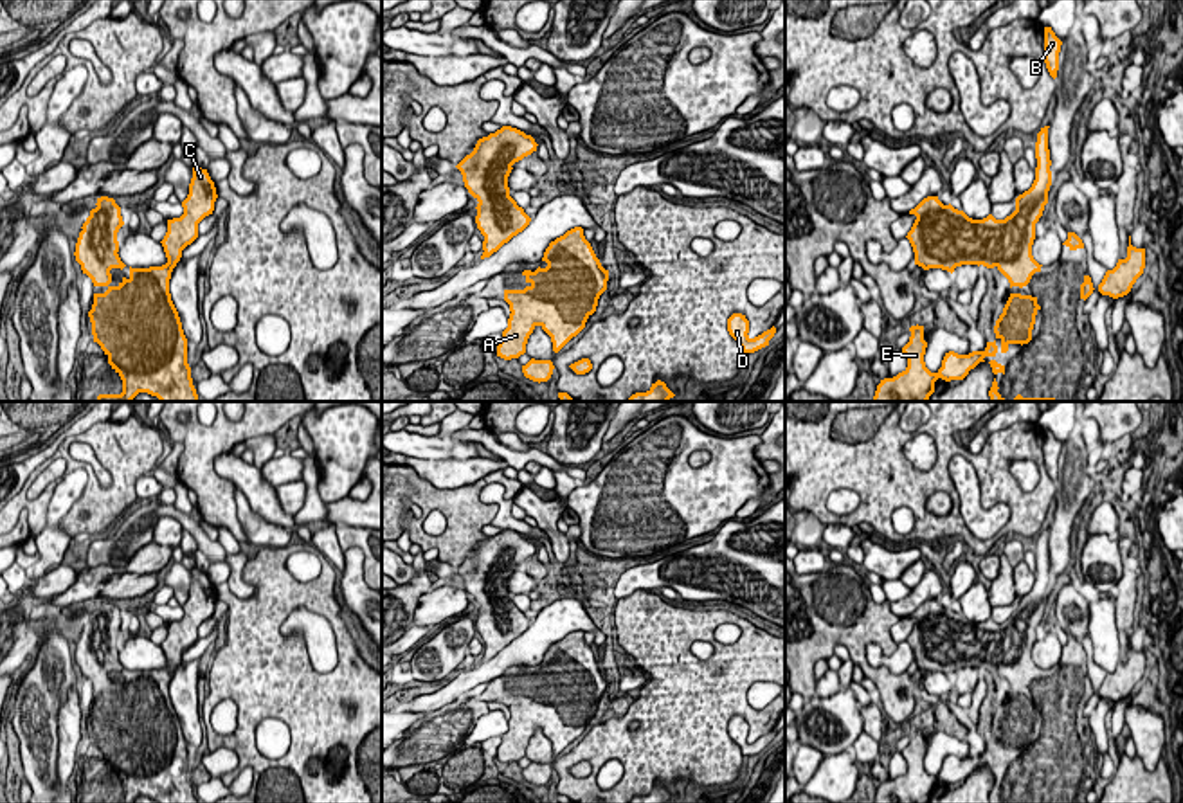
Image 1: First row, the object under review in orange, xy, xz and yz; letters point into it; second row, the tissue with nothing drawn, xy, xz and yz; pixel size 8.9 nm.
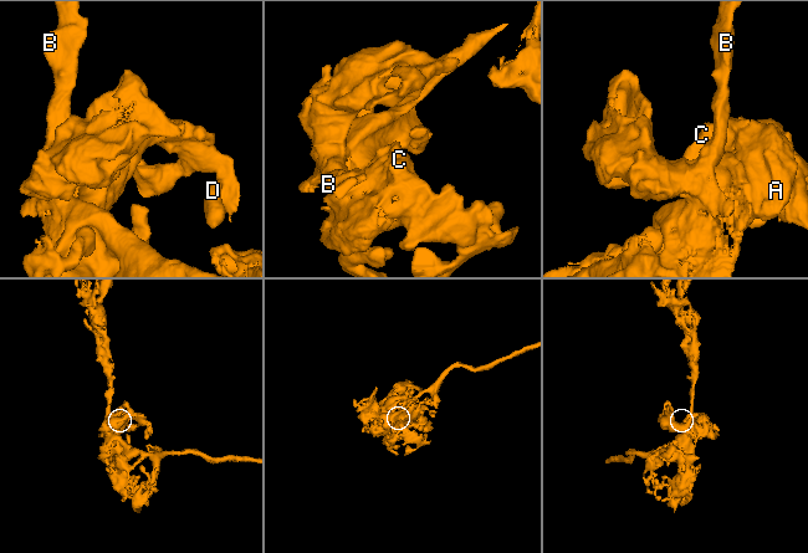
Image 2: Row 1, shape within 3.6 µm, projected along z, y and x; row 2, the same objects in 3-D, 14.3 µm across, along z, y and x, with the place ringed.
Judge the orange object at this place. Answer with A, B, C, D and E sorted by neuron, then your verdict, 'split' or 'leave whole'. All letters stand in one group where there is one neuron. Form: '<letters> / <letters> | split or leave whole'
A B C D E | leave whole

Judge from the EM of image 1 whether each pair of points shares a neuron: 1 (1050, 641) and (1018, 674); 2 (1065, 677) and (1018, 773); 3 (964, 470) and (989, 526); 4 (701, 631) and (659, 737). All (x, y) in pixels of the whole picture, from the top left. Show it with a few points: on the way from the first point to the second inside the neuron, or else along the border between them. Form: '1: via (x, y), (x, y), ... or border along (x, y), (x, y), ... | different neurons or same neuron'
1: border along (1034, 640), (1032, 659), (1043, 668), (1052, 668) | different neurons
2: via (1048, 701), (1034, 715), (1034, 749) | same neuron
3: via (967, 485), (975, 512) | same neuron
4: via (676, 652), (676, 710) | same neuron

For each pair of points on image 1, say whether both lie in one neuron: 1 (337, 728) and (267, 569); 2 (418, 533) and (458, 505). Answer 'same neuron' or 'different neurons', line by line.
1: same neuron
2: same neuron

